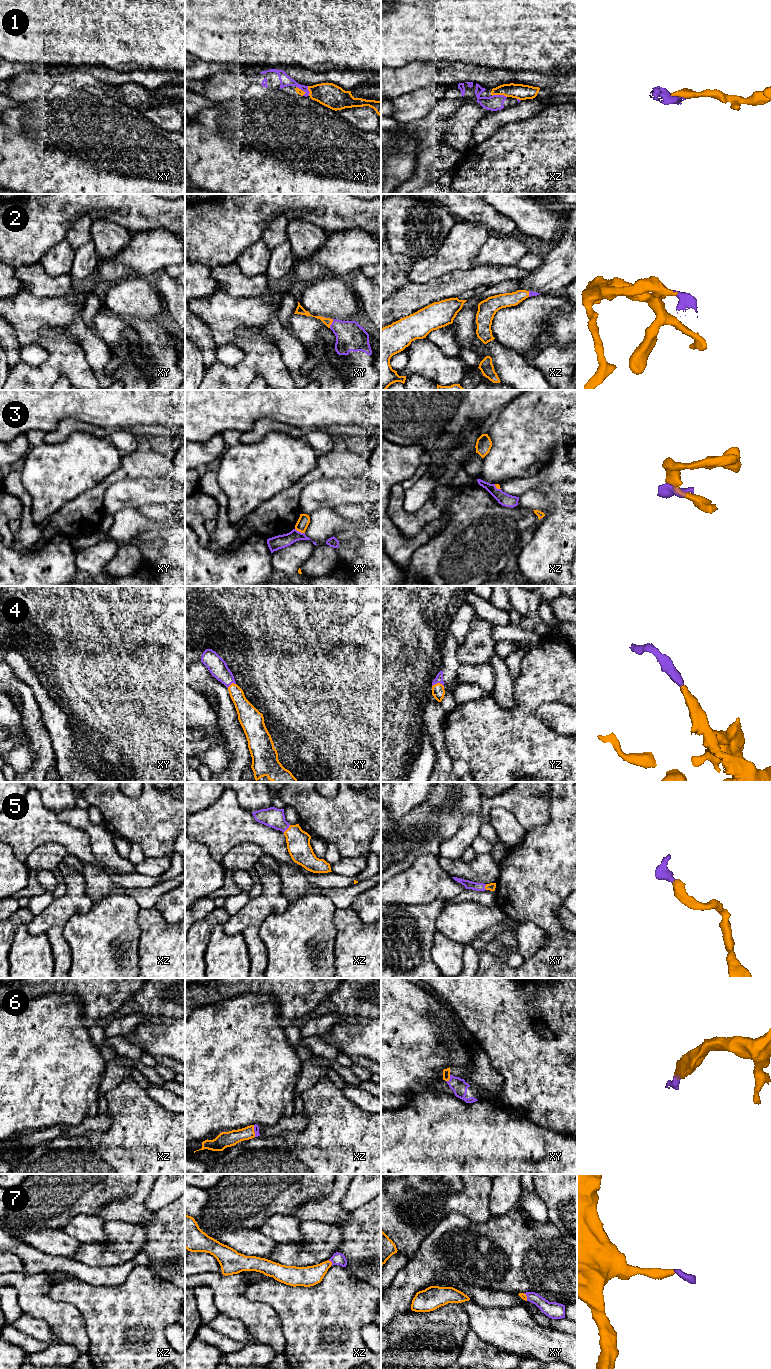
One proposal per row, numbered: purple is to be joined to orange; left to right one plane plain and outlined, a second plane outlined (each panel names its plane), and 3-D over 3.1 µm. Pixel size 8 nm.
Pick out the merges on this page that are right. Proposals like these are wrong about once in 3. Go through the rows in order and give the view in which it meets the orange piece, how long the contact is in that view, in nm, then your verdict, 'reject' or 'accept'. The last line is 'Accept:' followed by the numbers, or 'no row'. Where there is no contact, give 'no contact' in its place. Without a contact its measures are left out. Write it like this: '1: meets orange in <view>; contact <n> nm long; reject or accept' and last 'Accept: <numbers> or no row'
1: meets orange in xz; contact 120 nm long; accept
2: meets orange in xy; contact 80 nm long; accept
3: meets orange in xy; contact 90 nm long; reject
4: meets orange in yz; contact 100 nm long; accept
5: meets orange in xz; contact 90 nm long; accept
6: meets orange in xy; contact 70 nm long; accept
7: meets orange in xz; contact 50 nm long; accept
Accept: 1, 2, 4, 5, 6, 7

